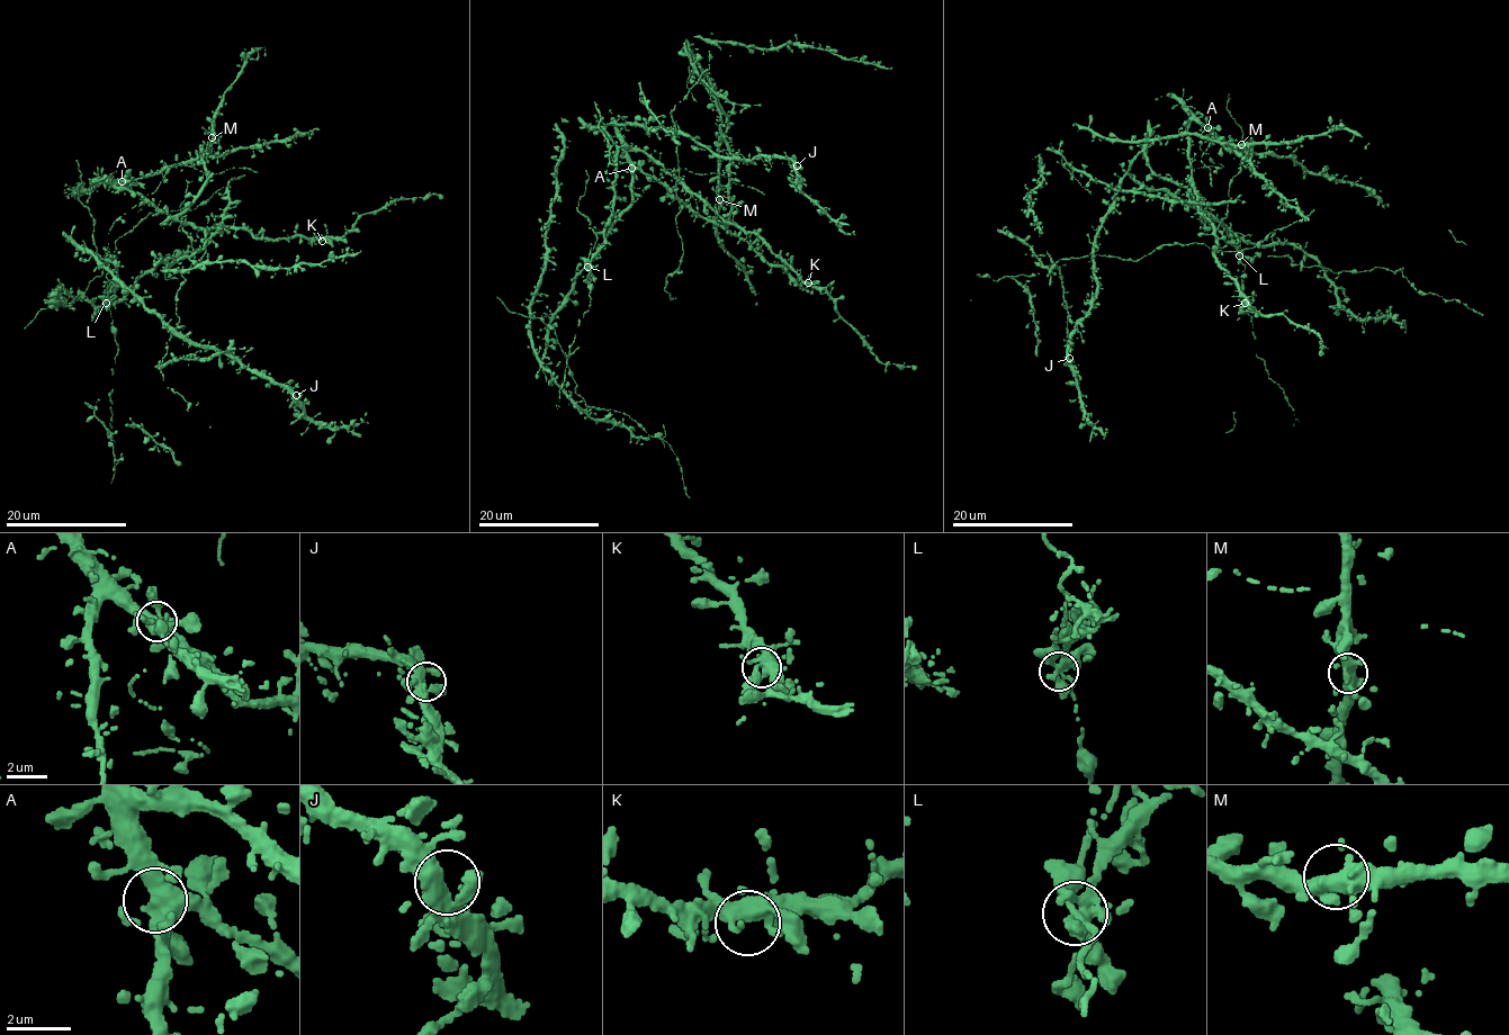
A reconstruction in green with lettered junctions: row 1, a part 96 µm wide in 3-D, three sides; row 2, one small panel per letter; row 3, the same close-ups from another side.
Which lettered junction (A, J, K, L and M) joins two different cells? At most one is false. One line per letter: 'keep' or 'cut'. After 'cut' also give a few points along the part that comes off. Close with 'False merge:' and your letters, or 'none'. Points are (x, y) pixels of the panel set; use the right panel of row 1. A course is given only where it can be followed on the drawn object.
A: keep
J: keep
K: keep
L: keep
M: keep
False merge: none

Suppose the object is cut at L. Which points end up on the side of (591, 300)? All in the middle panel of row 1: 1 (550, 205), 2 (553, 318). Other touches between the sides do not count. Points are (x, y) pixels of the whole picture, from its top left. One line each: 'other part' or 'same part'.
1: other part
2: other part

